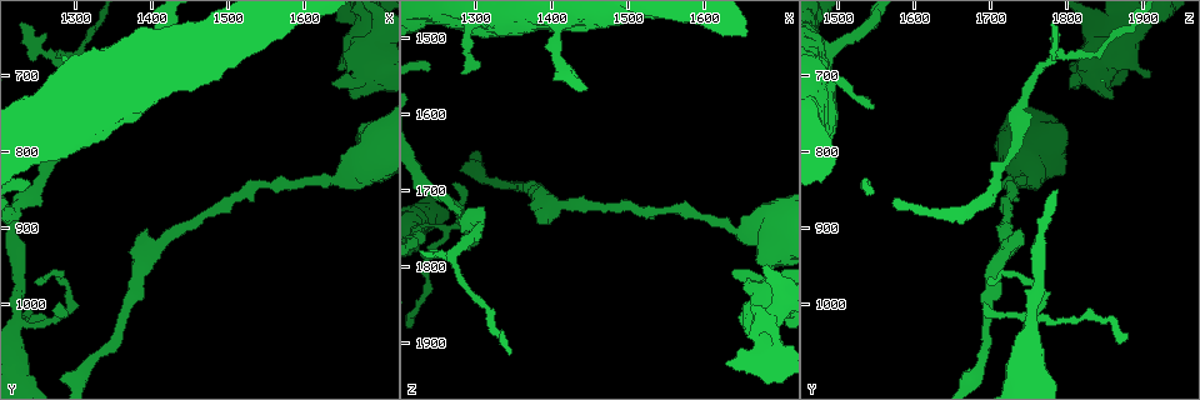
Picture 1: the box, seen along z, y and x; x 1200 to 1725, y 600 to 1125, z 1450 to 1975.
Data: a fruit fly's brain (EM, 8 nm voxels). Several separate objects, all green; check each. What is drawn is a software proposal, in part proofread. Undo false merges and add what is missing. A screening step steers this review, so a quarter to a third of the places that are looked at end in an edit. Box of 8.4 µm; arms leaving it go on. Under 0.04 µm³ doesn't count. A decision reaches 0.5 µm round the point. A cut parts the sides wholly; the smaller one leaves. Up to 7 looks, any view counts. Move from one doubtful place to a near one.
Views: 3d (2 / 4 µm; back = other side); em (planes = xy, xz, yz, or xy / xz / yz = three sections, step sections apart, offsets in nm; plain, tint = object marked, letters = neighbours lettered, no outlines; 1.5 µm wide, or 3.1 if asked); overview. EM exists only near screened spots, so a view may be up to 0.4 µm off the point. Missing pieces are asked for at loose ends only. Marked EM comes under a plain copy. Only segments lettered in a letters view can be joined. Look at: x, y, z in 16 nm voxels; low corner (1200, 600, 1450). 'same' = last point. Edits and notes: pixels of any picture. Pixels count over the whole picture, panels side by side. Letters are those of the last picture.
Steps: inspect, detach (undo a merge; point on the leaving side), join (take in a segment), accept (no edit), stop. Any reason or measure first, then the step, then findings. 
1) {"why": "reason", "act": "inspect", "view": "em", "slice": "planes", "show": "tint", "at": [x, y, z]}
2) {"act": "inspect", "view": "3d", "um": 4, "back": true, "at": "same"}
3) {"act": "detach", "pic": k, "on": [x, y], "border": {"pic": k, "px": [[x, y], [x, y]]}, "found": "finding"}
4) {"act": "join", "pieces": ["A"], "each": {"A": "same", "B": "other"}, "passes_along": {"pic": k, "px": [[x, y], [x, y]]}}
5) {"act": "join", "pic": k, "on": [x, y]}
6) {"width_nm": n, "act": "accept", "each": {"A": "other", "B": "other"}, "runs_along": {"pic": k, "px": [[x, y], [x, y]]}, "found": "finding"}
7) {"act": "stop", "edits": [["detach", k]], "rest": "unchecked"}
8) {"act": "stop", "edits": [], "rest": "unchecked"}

{"why": "sharp bend", "act": "inspect", "view": "3d", "um": 2, "at": [1270, 670, 1790]}

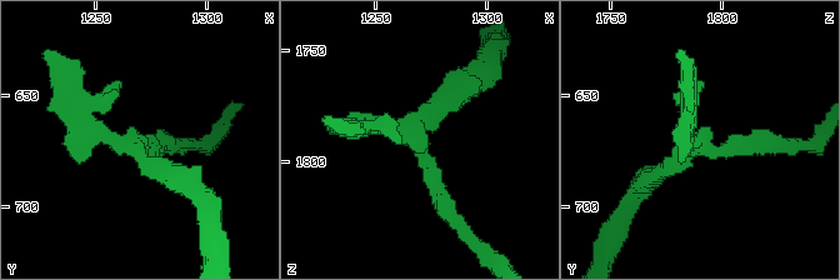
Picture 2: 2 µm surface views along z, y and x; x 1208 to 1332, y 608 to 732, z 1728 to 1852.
{"why": "need the tissue", "act": "inspect", "view": "em", "slice": "planes", "show": "letters", "at": [1270, 674, 1788]}

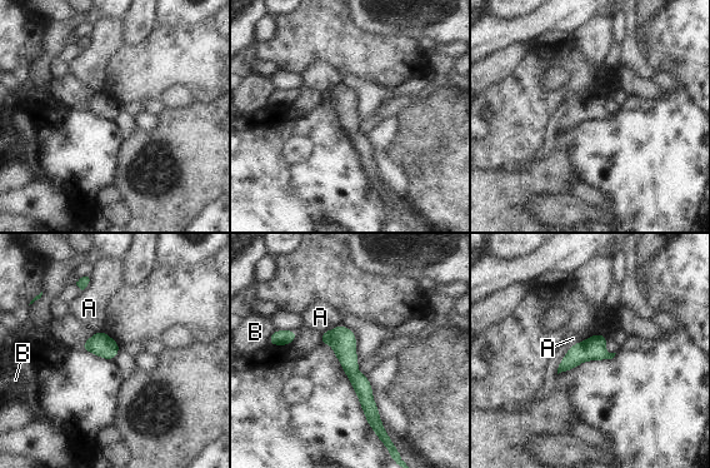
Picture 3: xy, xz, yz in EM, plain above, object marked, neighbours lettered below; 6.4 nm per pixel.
{"width_nm": 140, "act": "accept", "each": {"A": "other", "B": "other"}, "found": "all the same neuron"}

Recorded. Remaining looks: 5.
{"why": "branch stops here", "act": "inspect", "view": "3d", "um": 2, "at": [1280, 740, 1550]}

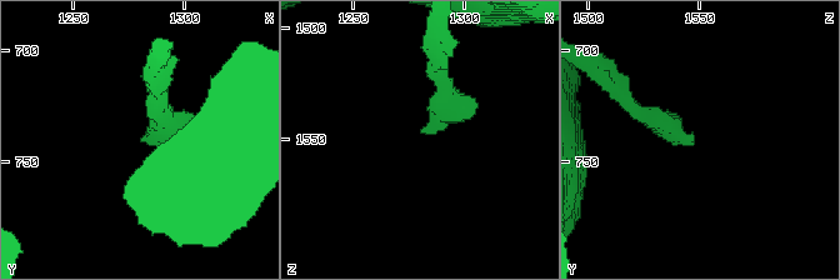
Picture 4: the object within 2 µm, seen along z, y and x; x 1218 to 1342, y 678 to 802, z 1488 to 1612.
{"act": "inspect", "view": "em", "slice": "planes", "show": "letters", "at": [1284, 740, 1548]}

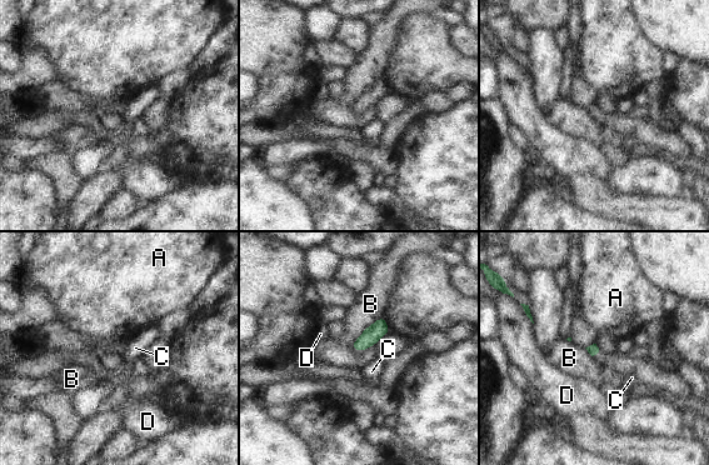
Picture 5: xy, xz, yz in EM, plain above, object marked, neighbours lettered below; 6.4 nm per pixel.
{"longest_contact_nm": ["B", 300], "act": "accept", "each": {"A": "other", "B": "other", "C": "other", "D": "other"}, "found": "none of them fits"}

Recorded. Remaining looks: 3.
{"why": "free end", "act": "inspect", "view": "em", "slice": "planes", "show": "letters", "at": [1395, 900, 1740]}

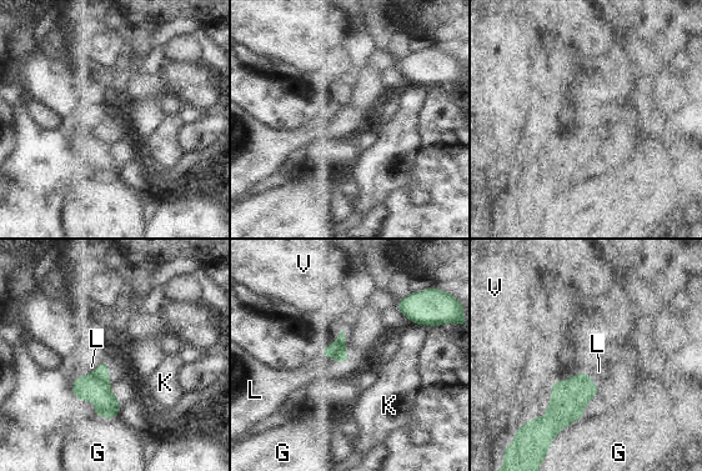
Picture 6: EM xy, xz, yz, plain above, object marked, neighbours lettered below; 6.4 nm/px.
{"act": "join", "pieces": ["L"], "each": {"G": "other", "K": "other", "L": "same", "V": "other"}, "passes_along": {"pic": 6, "px": [[95, 387], [93, 372], [91, 366]]}, "found": "it goes on there"}

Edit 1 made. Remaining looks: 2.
{"act": "stop", "edits": [["join", 6]], "rest": "unchecked"}

